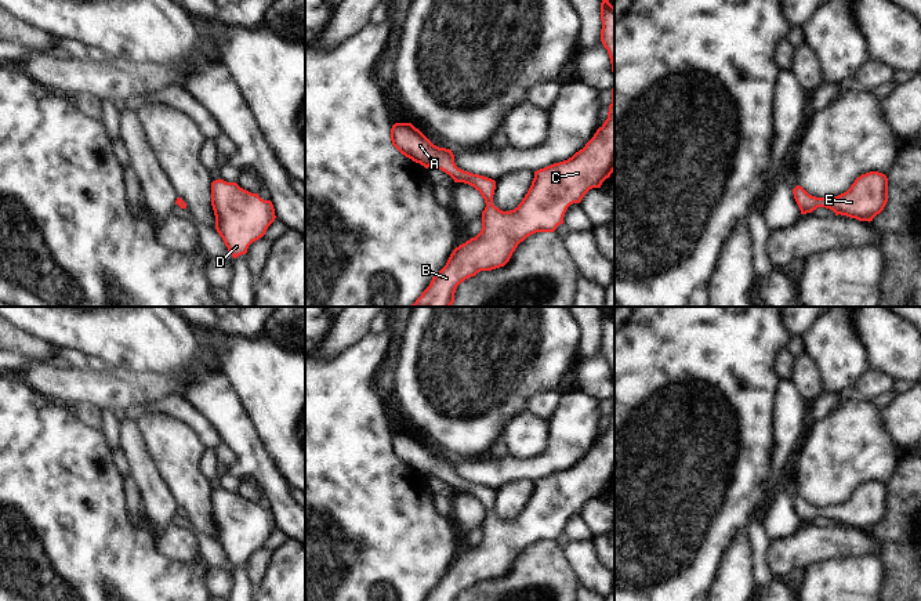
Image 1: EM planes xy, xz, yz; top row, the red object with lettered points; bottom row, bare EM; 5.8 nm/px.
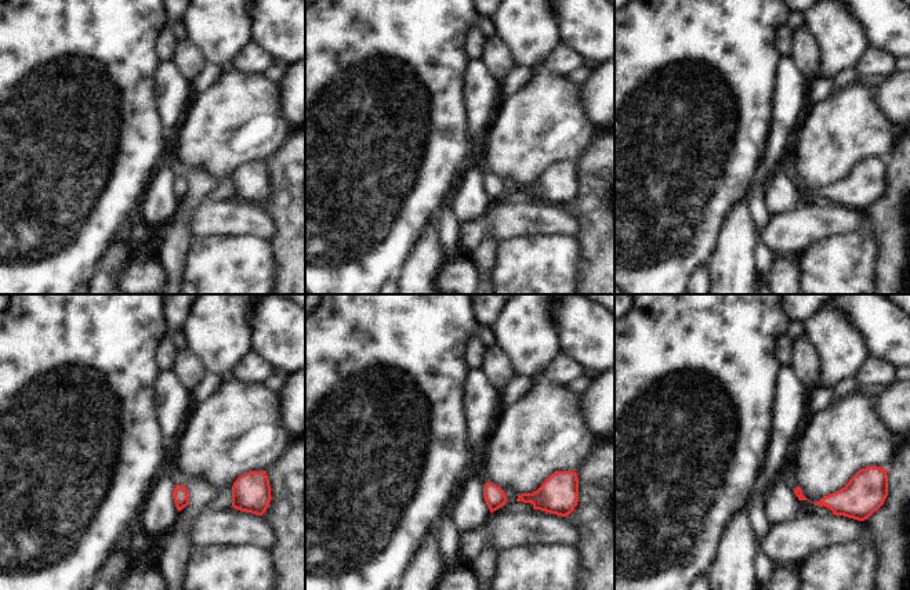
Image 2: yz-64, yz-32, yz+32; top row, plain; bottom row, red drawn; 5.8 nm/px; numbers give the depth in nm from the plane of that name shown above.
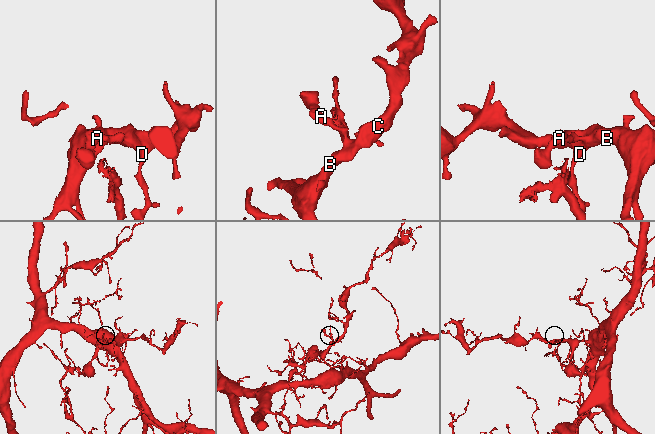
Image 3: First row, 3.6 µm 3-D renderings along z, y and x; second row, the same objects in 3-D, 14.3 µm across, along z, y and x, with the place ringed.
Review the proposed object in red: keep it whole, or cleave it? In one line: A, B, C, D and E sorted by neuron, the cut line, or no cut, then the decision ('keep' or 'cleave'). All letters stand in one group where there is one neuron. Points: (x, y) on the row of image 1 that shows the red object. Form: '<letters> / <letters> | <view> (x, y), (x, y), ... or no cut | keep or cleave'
A B C D E | no cut | keep

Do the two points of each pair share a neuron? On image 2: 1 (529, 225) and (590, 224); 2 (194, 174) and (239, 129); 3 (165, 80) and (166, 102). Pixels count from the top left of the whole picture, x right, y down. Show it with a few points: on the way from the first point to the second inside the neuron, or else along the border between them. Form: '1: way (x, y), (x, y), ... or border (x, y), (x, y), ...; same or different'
1: border (565, 207), (576, 221), (576, 238); different
2: border (180, 159), (218, 183); different
3: way (166, 86), (166, 97); same

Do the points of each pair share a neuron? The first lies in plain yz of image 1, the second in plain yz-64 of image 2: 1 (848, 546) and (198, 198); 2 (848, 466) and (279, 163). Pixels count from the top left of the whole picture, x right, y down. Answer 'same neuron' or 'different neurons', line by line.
1: different neurons
2: different neurons

